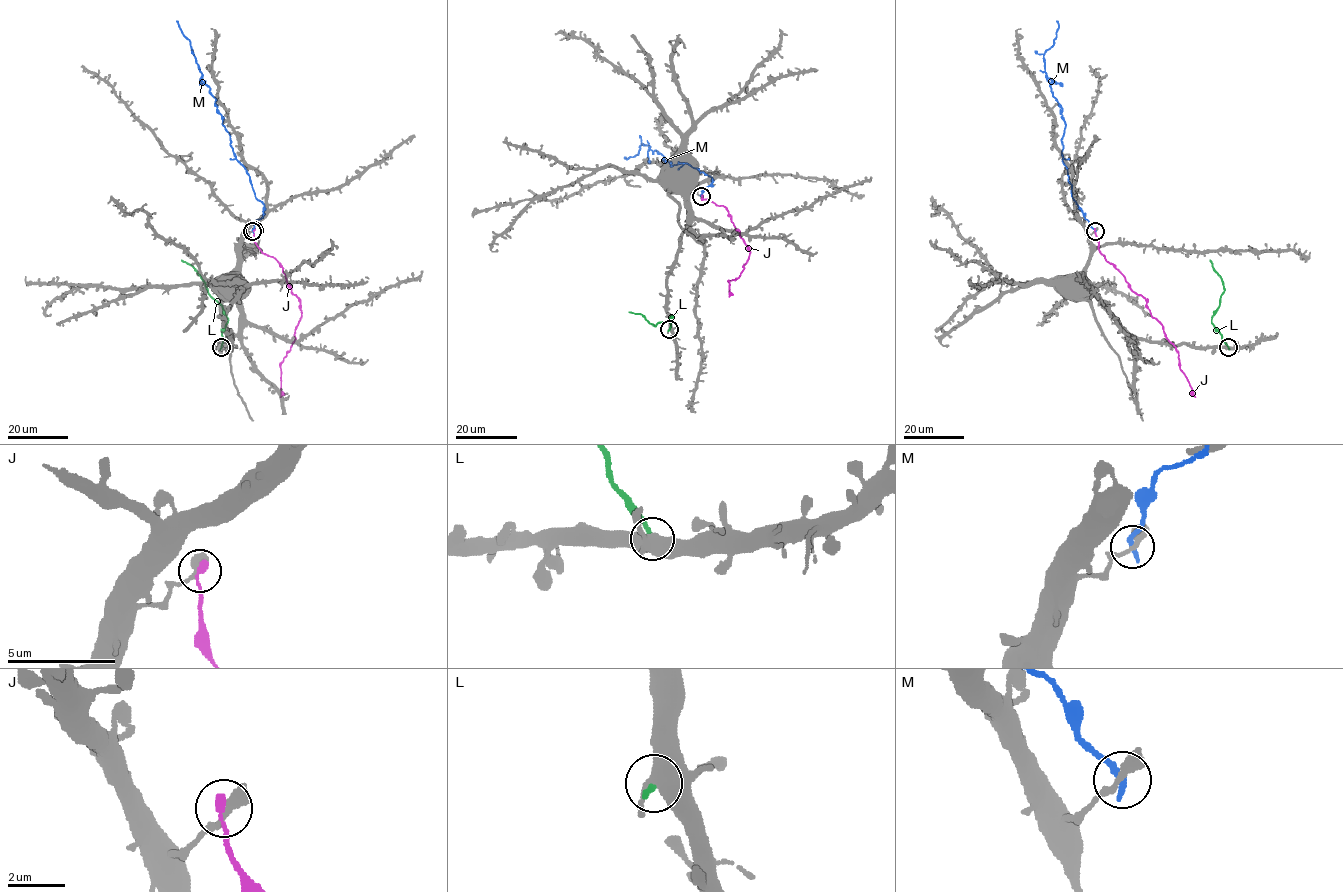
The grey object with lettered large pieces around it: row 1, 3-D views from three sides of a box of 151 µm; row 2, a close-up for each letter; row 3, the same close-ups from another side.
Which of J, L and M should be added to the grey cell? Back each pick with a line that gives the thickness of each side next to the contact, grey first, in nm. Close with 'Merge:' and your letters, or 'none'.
J: calibres 500 and 280 nm
Merge: J

